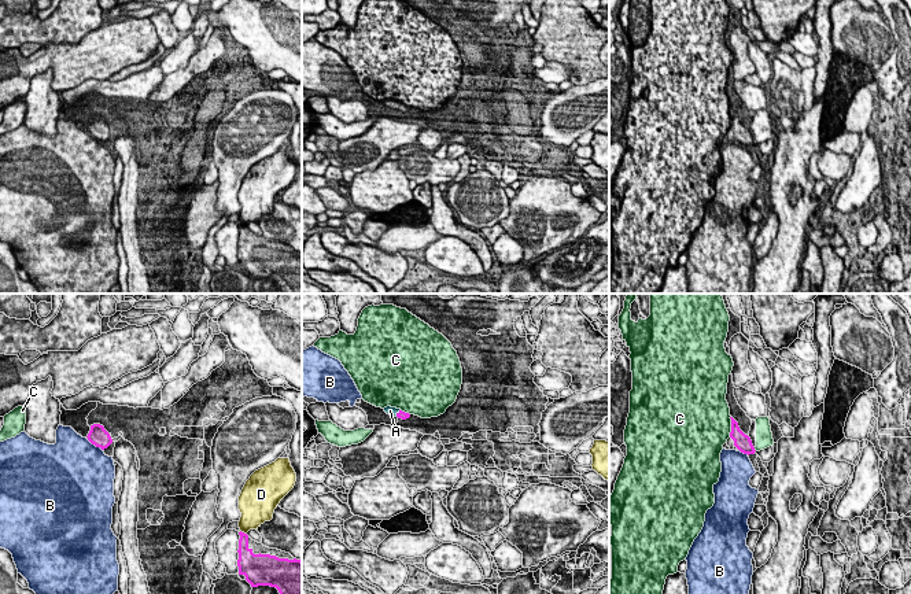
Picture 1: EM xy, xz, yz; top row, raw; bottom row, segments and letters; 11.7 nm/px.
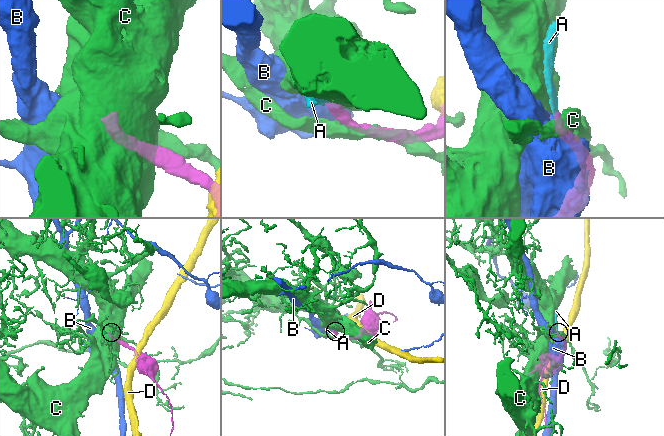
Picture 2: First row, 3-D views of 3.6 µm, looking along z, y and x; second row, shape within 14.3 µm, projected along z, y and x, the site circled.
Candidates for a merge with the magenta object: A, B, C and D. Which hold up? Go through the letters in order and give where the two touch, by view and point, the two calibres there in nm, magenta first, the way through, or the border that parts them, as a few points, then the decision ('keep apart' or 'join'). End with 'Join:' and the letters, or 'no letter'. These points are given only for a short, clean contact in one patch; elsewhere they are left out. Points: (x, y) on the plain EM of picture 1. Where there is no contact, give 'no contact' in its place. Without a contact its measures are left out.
A: xz (398, 106) | 90/100 nm | across xz (401, 107), (398, 106), (390, 103) | join
B: xy (95, 137) | 220/480 nm | along xy (87, 132), (102, 143) | keep apart
C: yz (731, 120) | 200/480 nm | keep apart
D: xy (243, 225) | 160/280 nm | keep apart
Join: A

